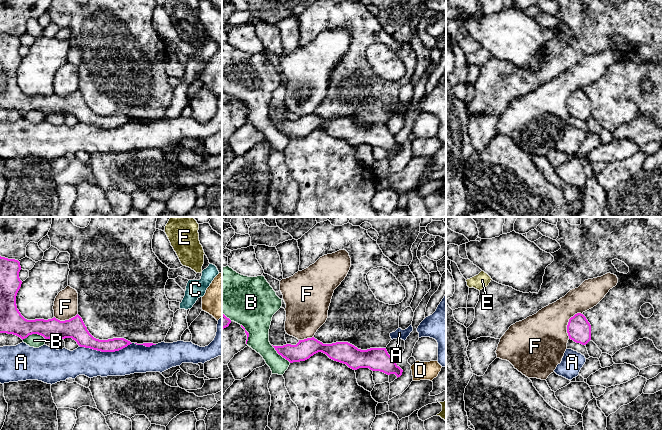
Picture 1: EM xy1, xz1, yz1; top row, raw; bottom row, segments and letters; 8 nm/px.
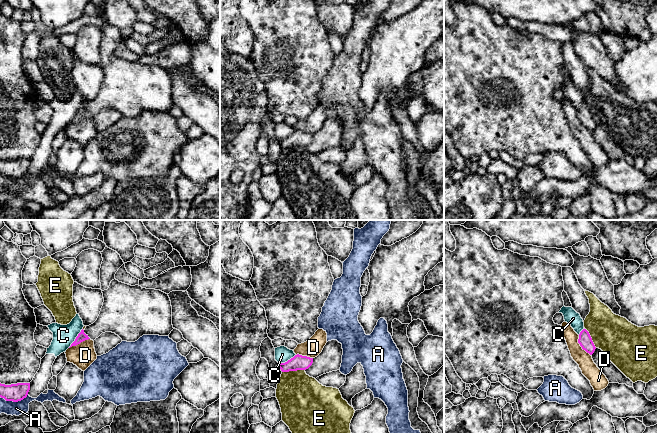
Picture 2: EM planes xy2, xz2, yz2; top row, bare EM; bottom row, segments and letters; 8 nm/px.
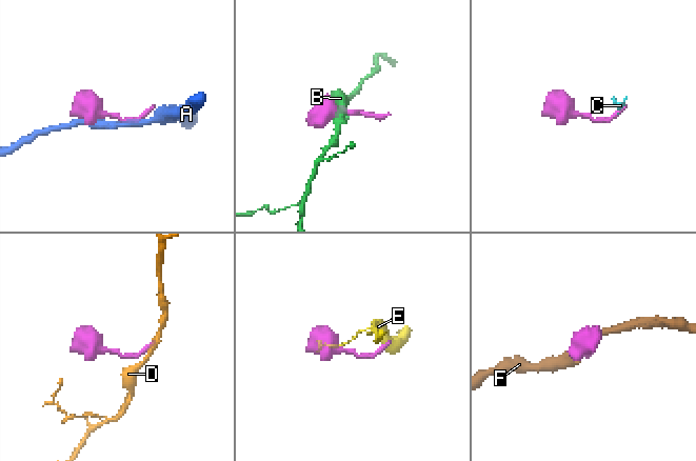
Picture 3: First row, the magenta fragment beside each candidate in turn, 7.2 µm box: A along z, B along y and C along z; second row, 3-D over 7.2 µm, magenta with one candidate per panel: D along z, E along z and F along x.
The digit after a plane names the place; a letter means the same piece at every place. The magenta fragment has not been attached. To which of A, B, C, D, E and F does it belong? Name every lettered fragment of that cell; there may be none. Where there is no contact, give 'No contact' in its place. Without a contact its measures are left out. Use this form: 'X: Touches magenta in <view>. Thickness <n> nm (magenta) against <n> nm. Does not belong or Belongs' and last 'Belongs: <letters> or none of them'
A: Touches magenta in xy1. Thickness 140 nm (magenta) against 220 nm. Does not belong
B: Touches magenta in xy1. Thickness 190 nm (magenta) against 110 nm. Does not belong
C: Touches magenta in xy2. Thickness 70 nm (magenta) against 180 nm. Does not belong
D: Touches magenta in yz2. Thickness 110 nm (magenta) against 130 nm. Does not belong
E: Touches magenta in xz2. Thickness 120 nm (magenta) against 380 nm. Does not belong
F: Touches magenta in yz1. Thickness 190 nm (magenta) against 400 nm. Does not belong
Belongs: none of them

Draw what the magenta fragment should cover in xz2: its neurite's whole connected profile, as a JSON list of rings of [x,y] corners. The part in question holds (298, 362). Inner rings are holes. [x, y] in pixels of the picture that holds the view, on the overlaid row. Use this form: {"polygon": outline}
{"polygon": [[[297,354],[285,363],[278,363],[278,367],[281,369],[282,372],[289,372],[306,370],[312,365],[312,363],[313,358]]]}

